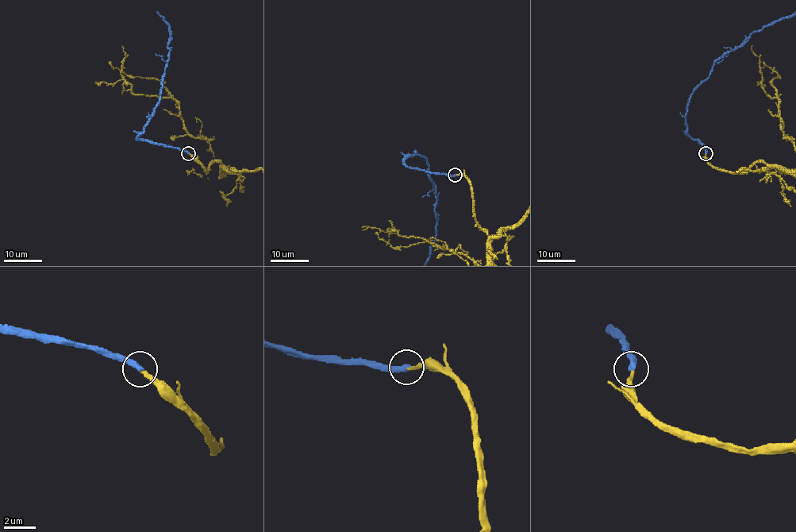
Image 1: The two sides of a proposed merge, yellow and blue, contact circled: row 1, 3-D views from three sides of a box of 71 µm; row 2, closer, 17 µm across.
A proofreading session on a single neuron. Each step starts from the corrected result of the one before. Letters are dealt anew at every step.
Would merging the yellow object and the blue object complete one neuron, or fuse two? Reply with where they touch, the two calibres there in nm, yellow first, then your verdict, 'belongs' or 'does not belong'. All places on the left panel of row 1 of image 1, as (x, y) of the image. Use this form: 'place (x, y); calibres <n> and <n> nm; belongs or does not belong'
place (188, 153); calibres 200 and 380 nm; belongs

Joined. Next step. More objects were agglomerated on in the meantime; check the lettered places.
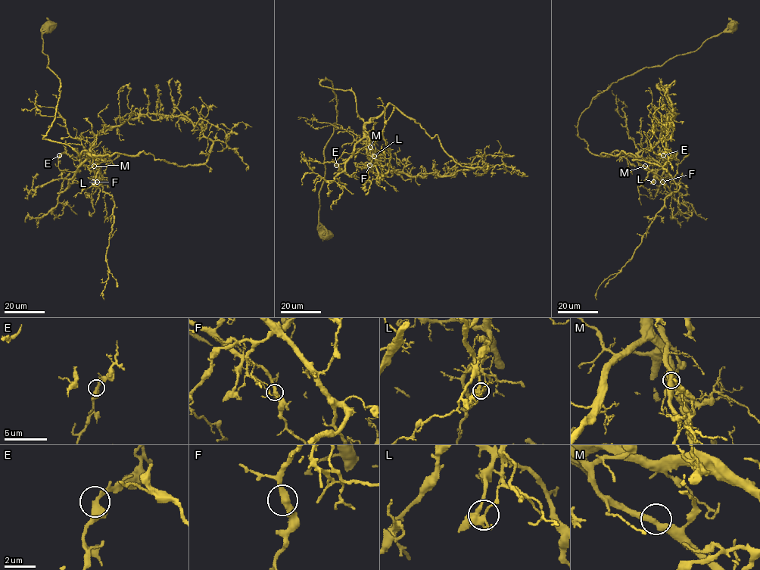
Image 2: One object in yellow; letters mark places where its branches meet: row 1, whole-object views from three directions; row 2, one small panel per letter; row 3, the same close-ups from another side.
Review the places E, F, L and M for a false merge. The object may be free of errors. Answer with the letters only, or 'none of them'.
L

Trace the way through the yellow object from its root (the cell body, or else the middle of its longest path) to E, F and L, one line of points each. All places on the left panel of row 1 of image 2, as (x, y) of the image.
E: (48, 25), (42, 52), (60, 98), (43, 138), (87, 152), (74, 172), (59, 169), (59, 155)
F: (48, 25), (42, 52), (60, 79), (60, 98), (43, 138), (68, 144), (79, 157), (85, 151), (93, 182)
L: (48, 25), (42, 52), (60, 79), (60, 98), (43, 138), (68, 144), (79, 157), (85, 151), (97, 182)

